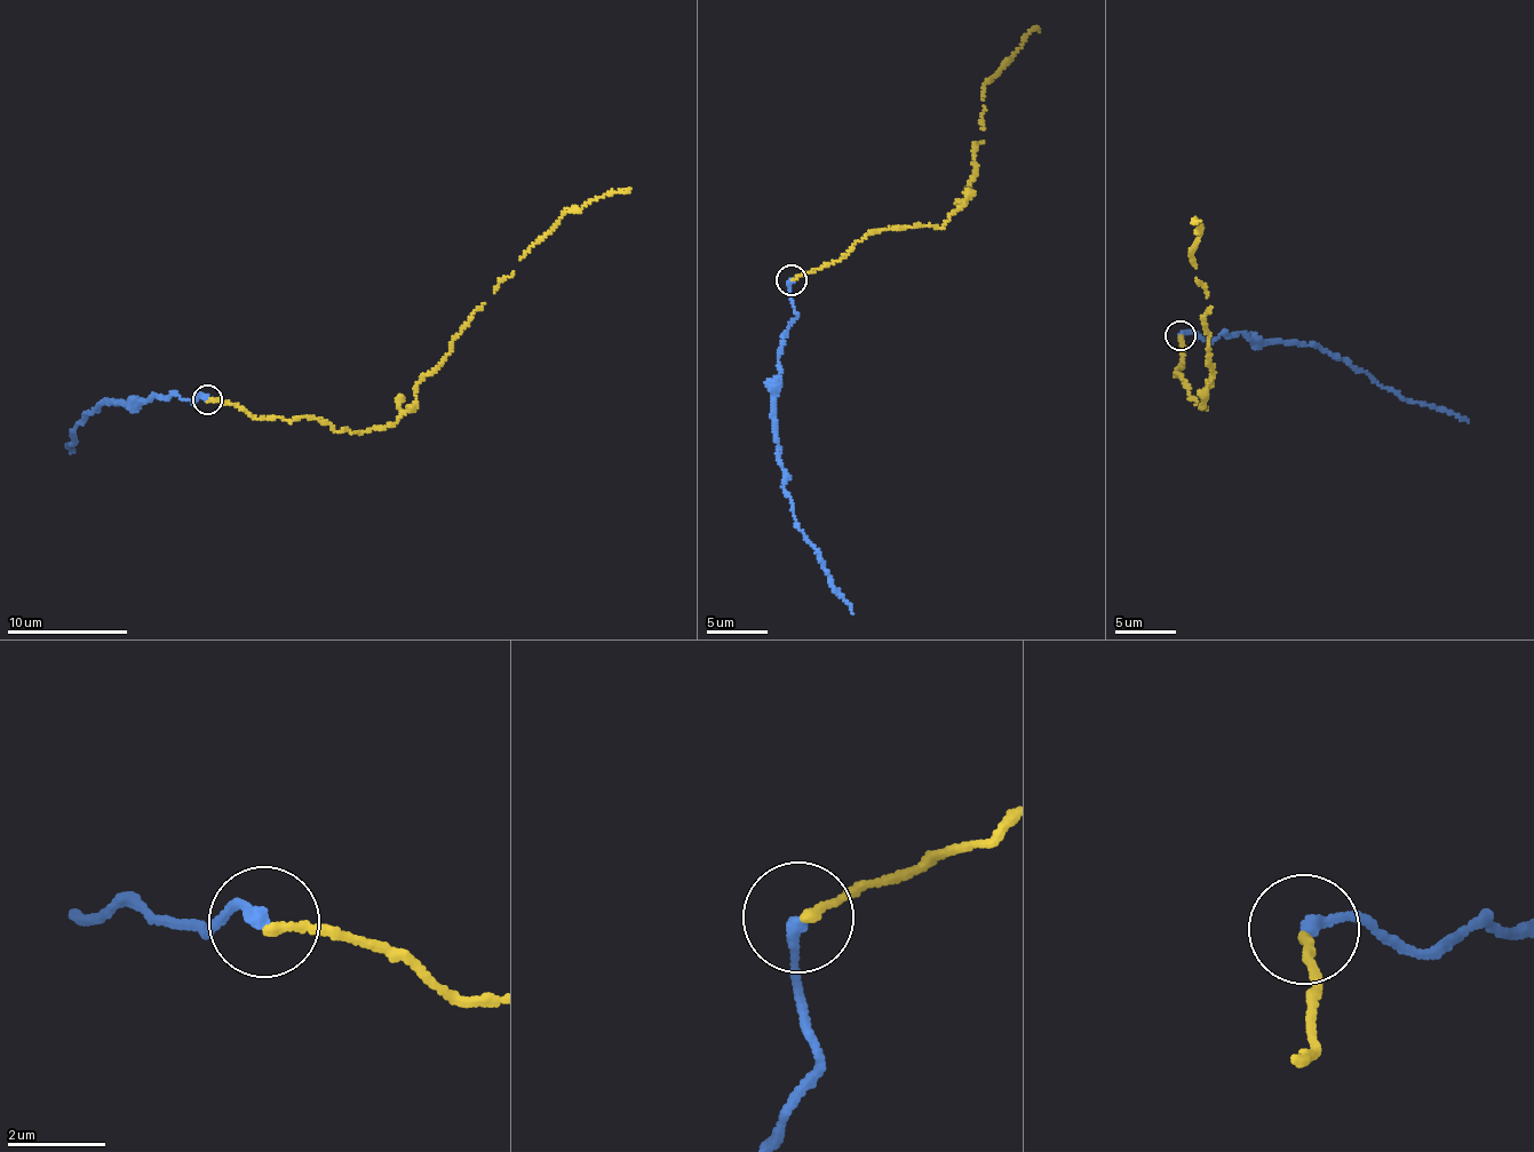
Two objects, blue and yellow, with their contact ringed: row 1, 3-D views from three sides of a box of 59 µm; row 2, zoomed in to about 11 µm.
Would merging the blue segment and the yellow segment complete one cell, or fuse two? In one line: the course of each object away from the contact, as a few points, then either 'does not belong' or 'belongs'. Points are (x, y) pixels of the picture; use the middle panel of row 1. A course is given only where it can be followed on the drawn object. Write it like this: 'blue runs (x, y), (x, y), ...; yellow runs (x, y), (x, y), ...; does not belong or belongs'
blue runs (791, 279), (797, 318), (787, 327), (778, 362), (778, 457), (799, 530), (820, 555), (833, 592), (853, 613); yellow runs (792, 279), (845, 257), (866, 233), (943, 228), (961, 209), (974, 145), (983, 141), (985, 84), (1039, 32); belongs

